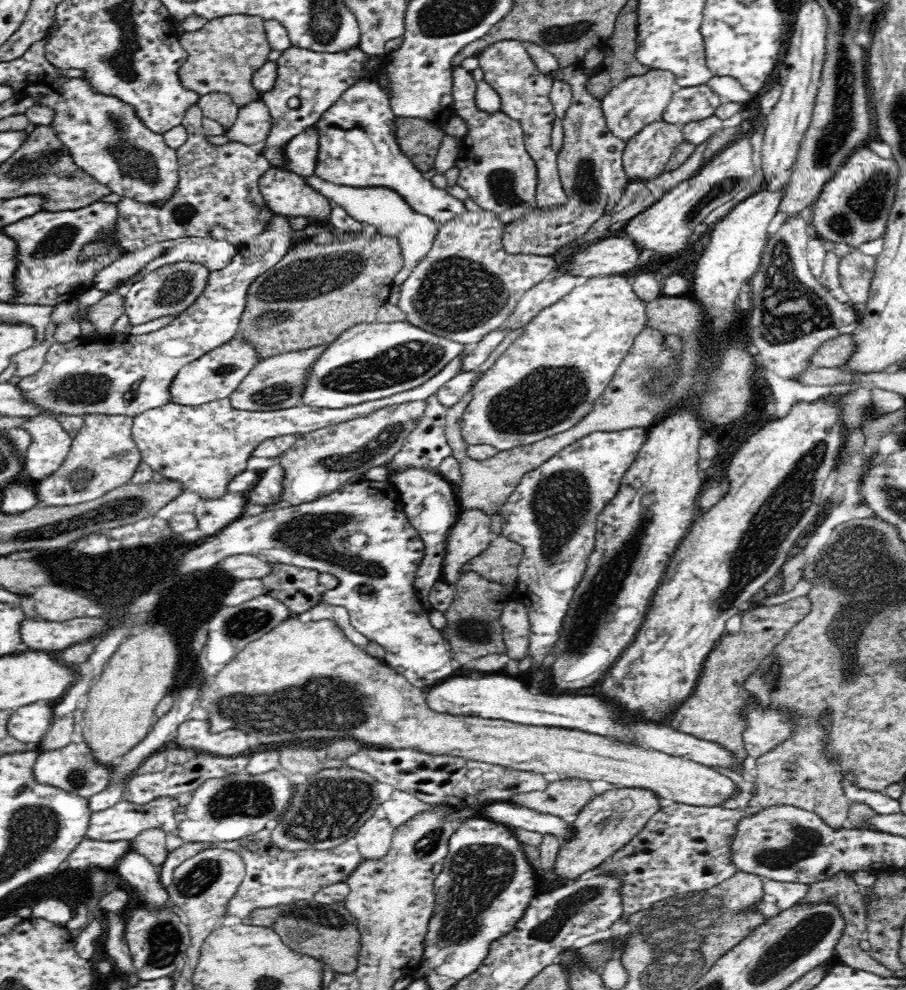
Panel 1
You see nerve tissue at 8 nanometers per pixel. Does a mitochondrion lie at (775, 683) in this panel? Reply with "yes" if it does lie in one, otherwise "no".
no

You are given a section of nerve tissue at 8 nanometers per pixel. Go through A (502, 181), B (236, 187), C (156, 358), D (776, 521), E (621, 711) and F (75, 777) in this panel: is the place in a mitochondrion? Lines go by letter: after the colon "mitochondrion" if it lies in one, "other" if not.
A: mitochondrion
B: other
C: other
D: mitochondrion
E: other
F: mitochondrion

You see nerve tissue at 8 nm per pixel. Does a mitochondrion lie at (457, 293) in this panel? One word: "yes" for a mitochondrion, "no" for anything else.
yes

